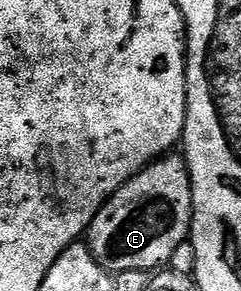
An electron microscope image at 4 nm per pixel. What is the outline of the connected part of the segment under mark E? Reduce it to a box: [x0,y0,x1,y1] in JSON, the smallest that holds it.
[88,153,194,273]

